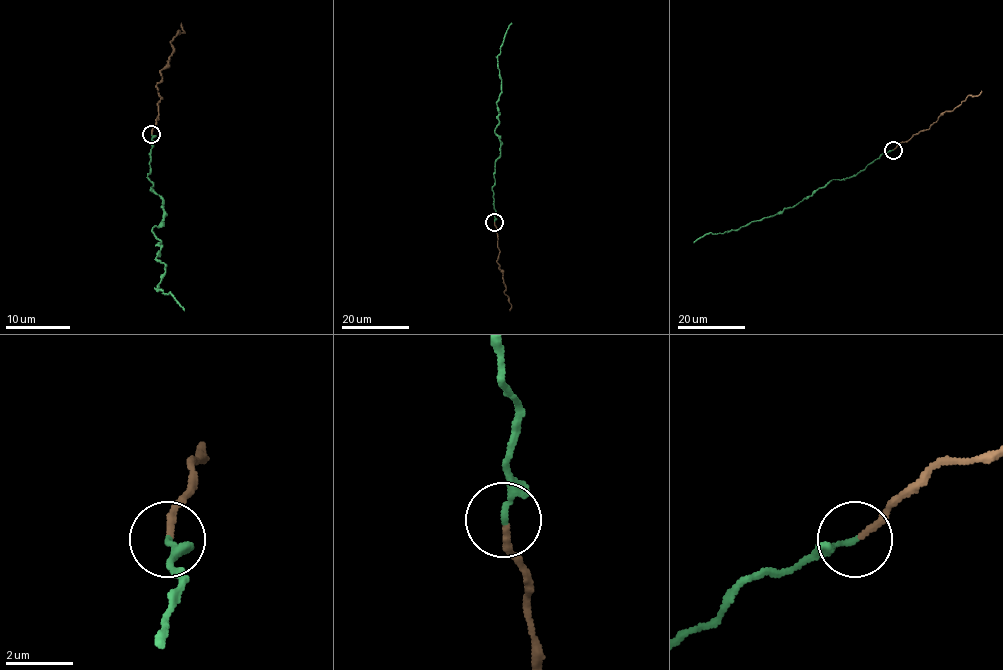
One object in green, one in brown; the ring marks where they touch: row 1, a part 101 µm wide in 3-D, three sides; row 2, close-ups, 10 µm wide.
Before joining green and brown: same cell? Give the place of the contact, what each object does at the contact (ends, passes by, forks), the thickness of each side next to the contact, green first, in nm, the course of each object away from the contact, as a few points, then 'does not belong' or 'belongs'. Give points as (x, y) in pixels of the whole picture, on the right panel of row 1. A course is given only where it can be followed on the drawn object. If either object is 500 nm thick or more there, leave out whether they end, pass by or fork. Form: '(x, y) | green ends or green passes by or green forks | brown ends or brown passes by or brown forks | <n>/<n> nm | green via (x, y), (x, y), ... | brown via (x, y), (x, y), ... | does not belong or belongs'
(893, 150) | green ends | brown ends | 170/180 nm | green via (893, 150), (883, 152), (852, 176), (832, 179), (793, 207), (738, 229), (708, 233), (693, 242) | brown via (893, 150), (901, 142), (926, 130), (943, 112), (952, 111), (968, 95), (977, 95), (981, 90) | belongs

